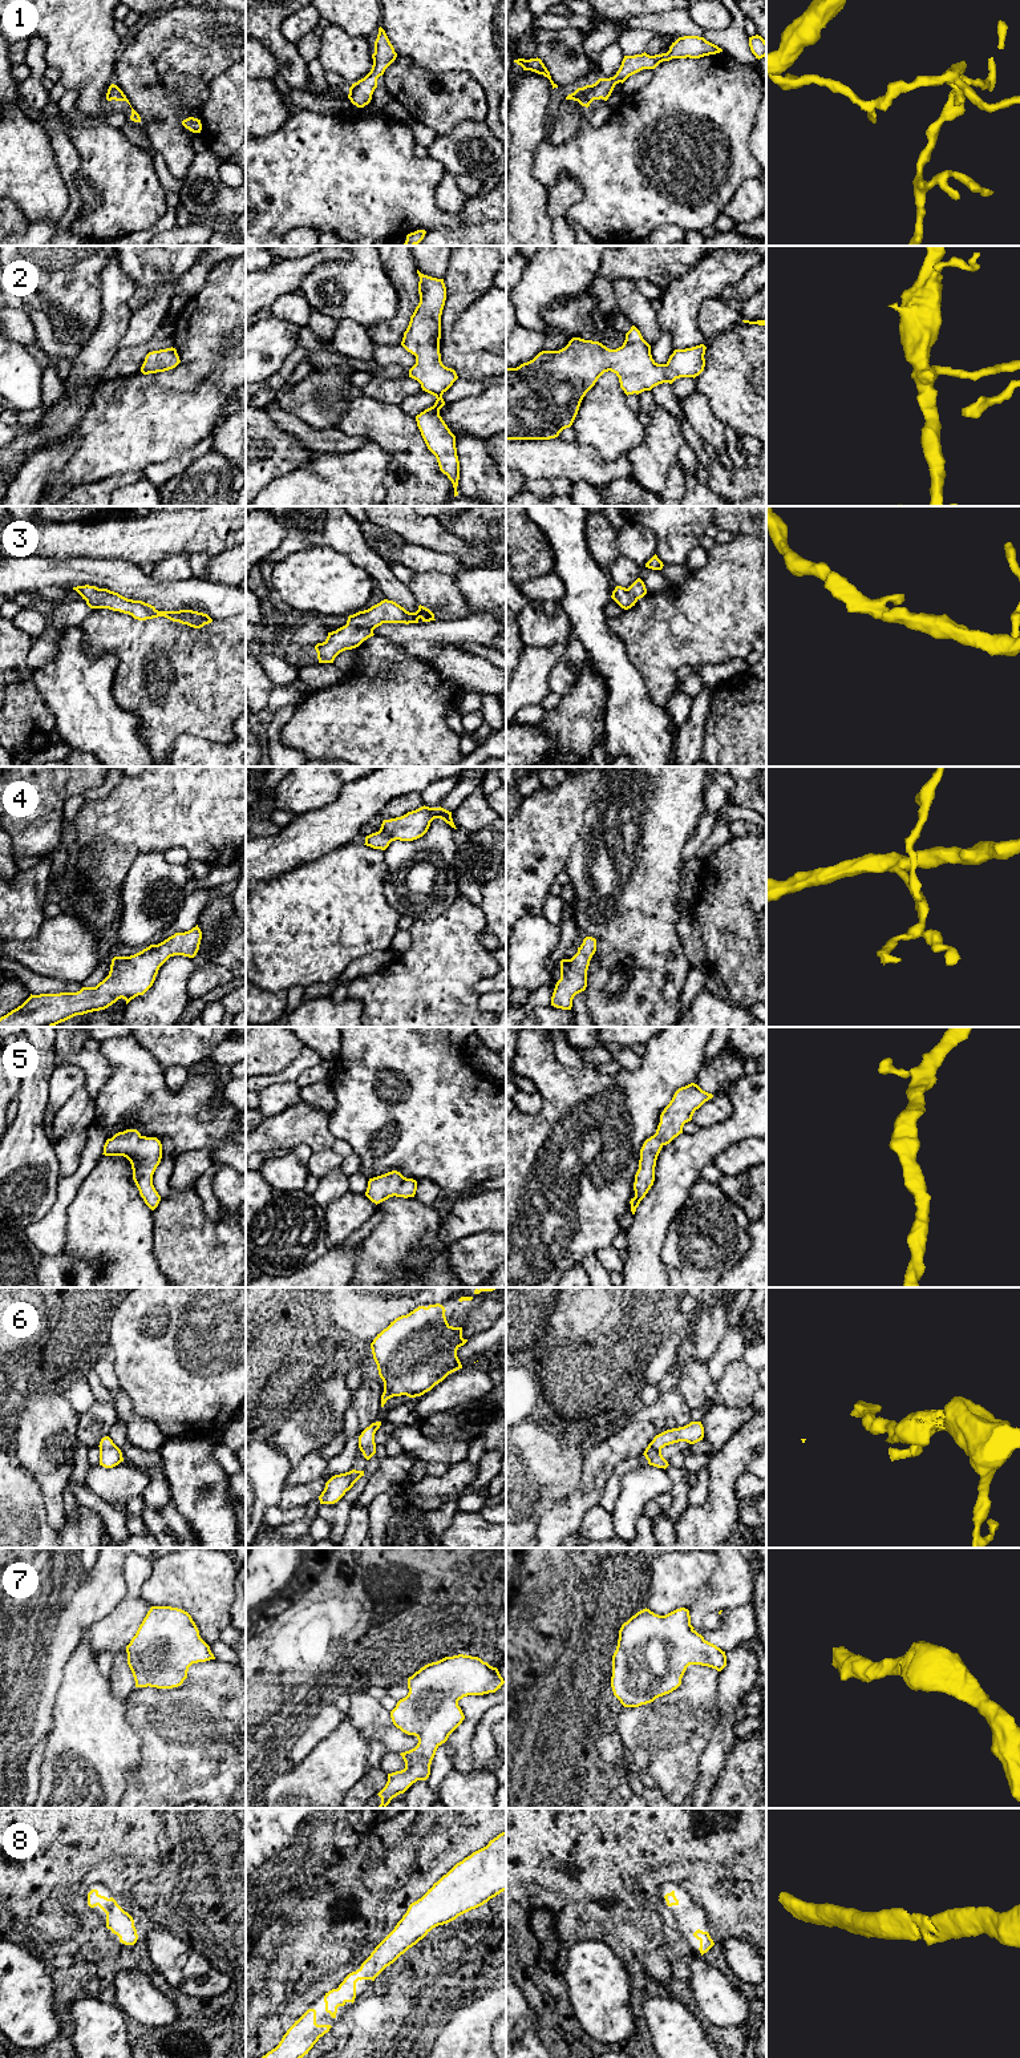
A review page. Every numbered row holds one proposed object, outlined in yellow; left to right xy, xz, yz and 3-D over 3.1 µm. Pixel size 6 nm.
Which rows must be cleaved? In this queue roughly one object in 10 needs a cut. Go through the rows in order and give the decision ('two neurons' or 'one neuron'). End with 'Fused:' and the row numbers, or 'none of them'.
1: one neuron
2: one neuron
3: one neuron
4: one neuron
5: one neuron
6: one neuron
7: one neuron
8: one neuron
Fused: none of them

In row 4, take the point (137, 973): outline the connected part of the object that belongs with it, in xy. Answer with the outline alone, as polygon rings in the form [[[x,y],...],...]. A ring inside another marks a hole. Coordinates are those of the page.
[[[197,925],[134,955],[114,957],[109,975],[96,987],[82,987],[77,992],[31,994],[21,1006],[0,1018],[0,1027],[53,1027],[76,1015],[105,1010],[121,998],[128,1004],[153,986],[159,967],[170,957],[194,958],[201,939],[202,931]]]

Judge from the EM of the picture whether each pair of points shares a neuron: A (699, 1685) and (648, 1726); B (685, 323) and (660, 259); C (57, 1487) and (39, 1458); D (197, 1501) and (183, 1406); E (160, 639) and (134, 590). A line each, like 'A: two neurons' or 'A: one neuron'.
A: one neuron
B: two neurons
C: two neurons
D: two neurons
E: two neurons

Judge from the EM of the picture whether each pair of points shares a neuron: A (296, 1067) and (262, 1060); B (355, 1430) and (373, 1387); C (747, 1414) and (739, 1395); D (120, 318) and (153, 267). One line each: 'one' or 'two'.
A: two
B: one
C: two
D: two

